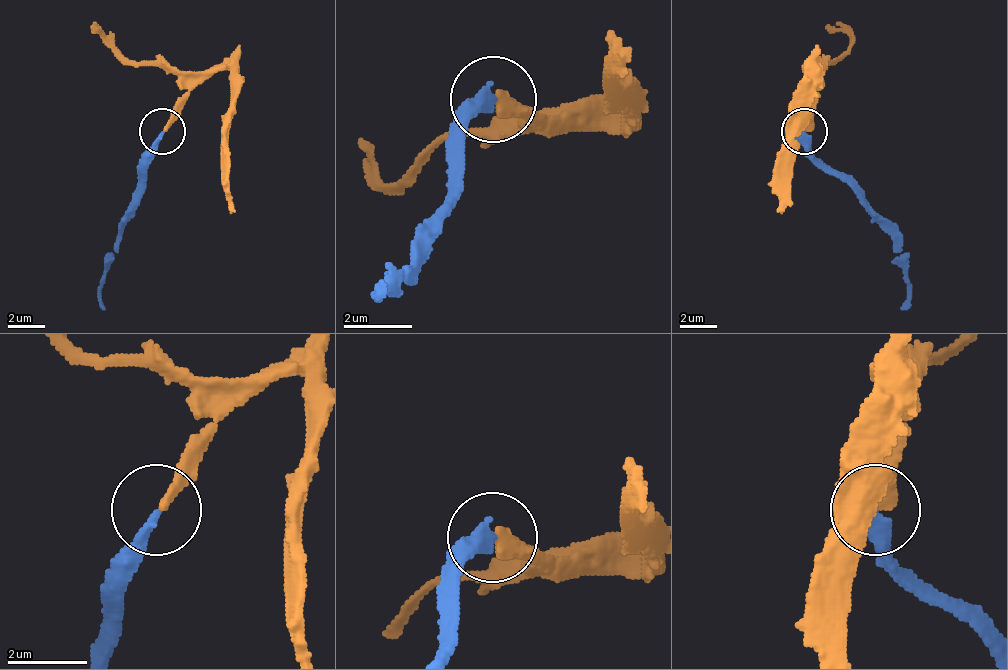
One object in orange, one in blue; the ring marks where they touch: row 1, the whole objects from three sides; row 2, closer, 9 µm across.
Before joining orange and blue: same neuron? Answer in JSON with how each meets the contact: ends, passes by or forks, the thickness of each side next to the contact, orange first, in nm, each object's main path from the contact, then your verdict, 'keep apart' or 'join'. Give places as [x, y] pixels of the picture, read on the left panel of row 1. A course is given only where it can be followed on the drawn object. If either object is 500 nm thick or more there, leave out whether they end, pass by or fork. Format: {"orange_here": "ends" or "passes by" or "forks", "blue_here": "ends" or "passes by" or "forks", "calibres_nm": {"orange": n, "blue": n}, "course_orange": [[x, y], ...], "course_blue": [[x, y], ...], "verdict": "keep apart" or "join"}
{"orange_here": "ends", "blue_here": "ends", "calibres_nm": {"orange": 320, "blue": 320}, "course_orange": [[165, 130], [170, 112], [197, 84], [216, 71], [229, 75], [234, 212]], "course_blue": [[161, 130], [147, 158], [147, 185], [120, 235], [101, 286], [101, 308]], "verdict": "join"}

